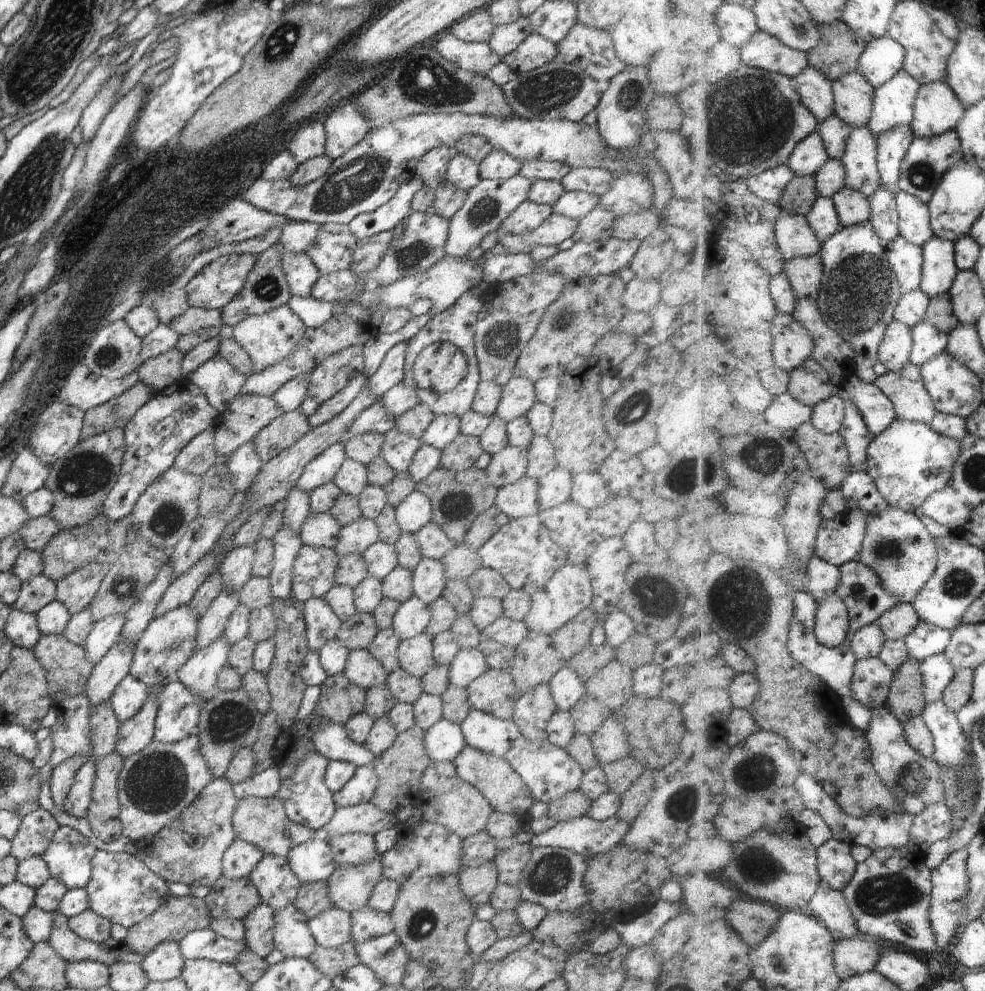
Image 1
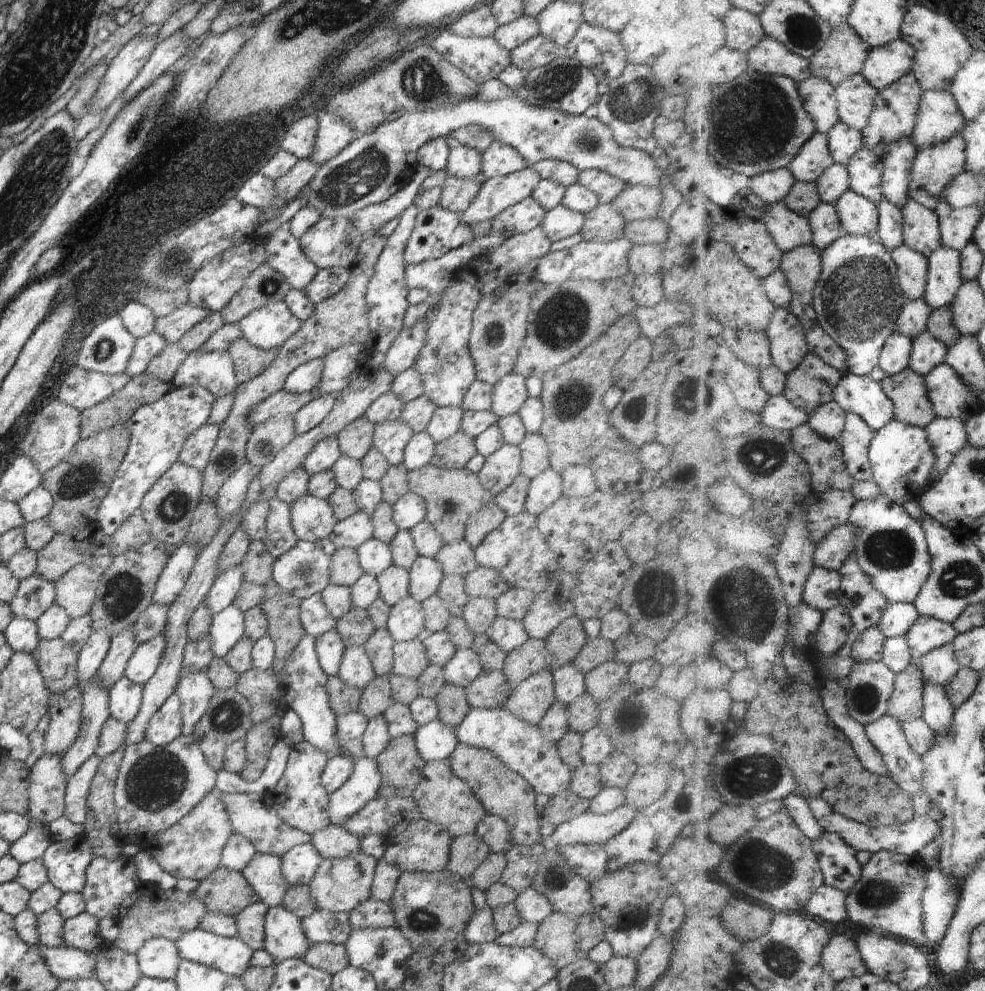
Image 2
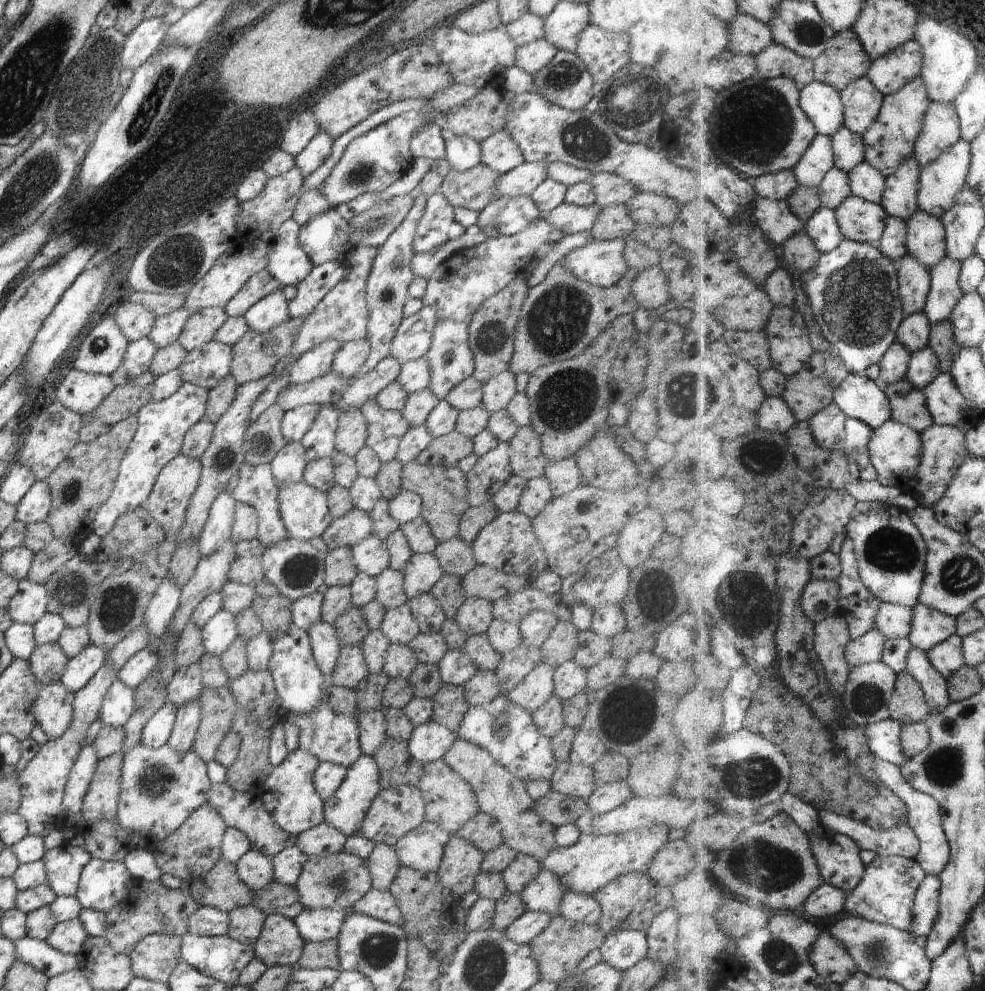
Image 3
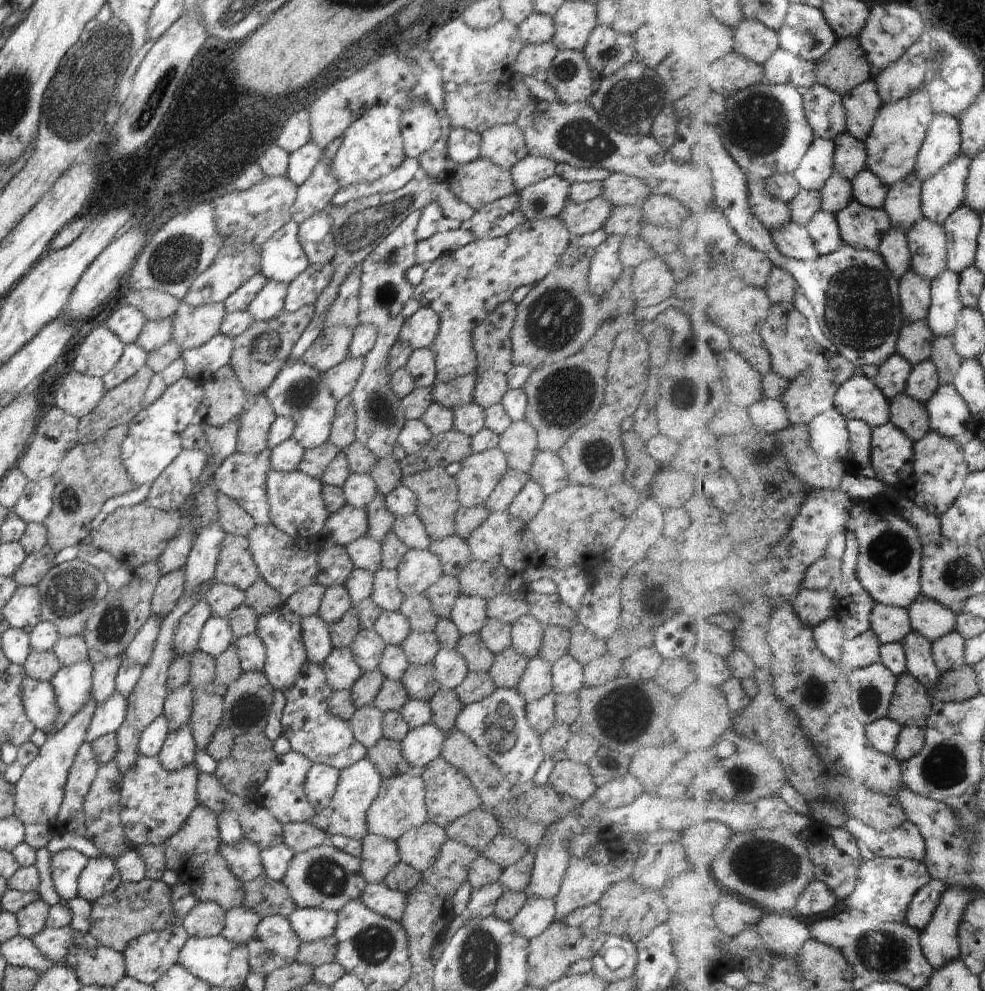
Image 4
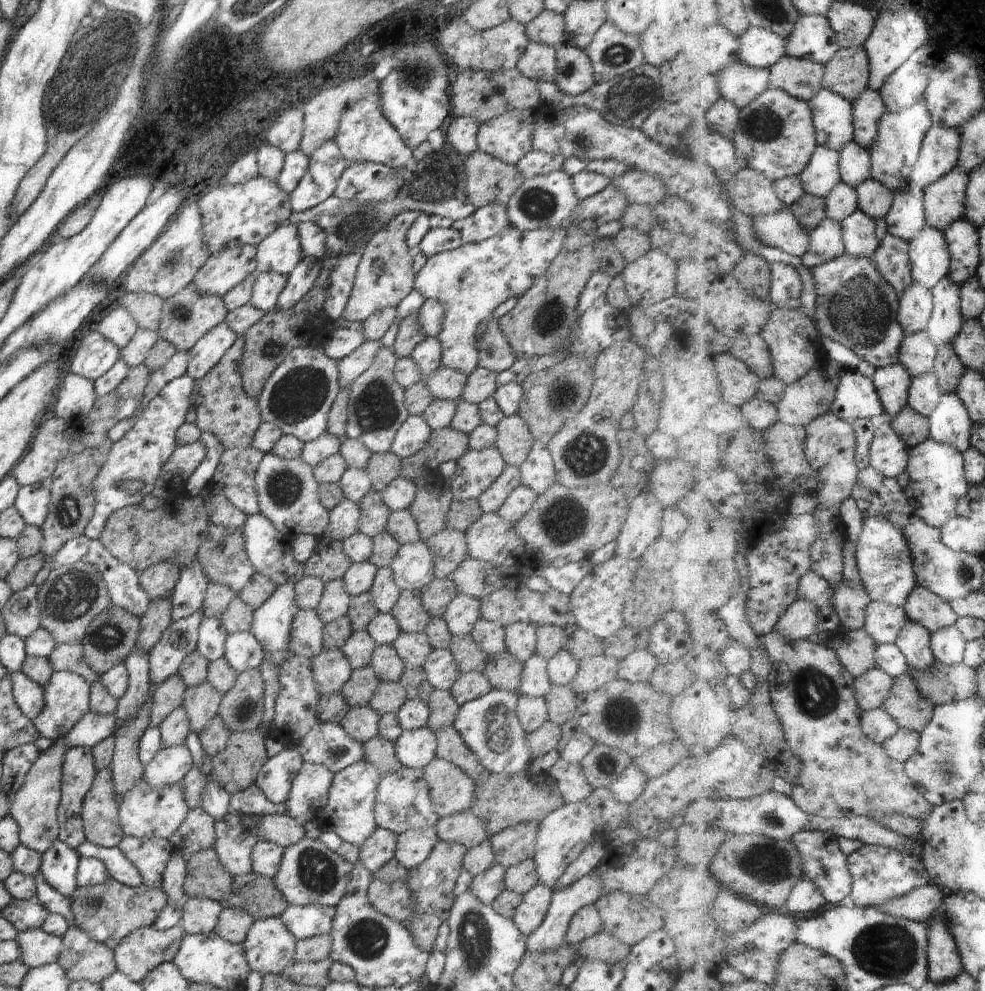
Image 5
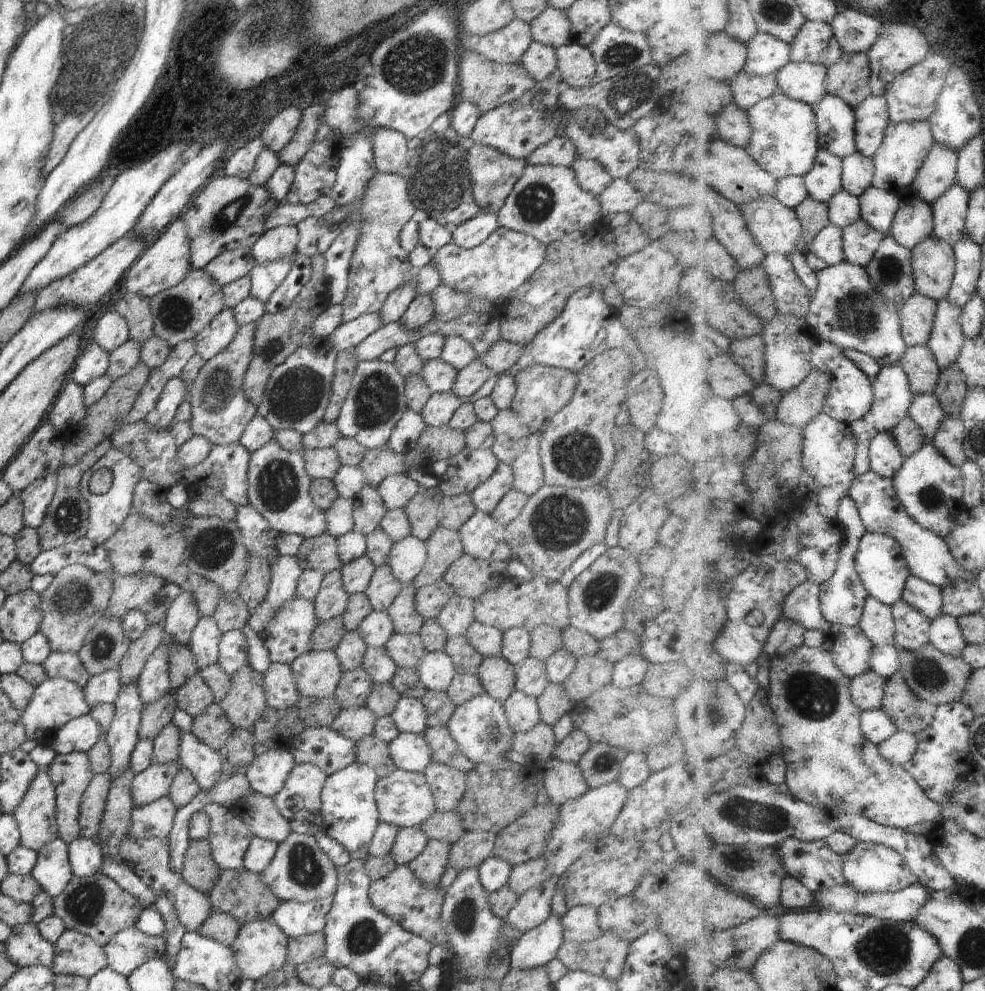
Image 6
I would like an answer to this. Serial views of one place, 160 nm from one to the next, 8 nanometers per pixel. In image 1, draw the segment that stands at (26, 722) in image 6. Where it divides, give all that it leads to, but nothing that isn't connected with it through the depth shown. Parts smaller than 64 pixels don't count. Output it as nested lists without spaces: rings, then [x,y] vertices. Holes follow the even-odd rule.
[[[125,614],[110,615],[104,620],[93,623],[92,630],[83,646],[90,663],[98,664],[110,648],[118,642],[125,621],[124,616]]]

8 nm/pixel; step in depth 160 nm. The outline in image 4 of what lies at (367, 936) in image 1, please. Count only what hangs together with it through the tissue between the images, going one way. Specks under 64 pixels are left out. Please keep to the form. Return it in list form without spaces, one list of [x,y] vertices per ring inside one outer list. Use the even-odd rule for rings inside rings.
[[[384,882],[366,883],[360,900],[370,910],[401,924],[403,912],[407,903],[404,893],[388,888]]]

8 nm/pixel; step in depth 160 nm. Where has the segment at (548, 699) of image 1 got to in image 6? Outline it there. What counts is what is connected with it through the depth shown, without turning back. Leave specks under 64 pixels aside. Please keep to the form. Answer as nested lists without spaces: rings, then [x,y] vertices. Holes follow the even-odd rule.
[[[526,657],[519,665],[515,667],[515,690],[522,691],[526,696],[538,698],[549,683],[545,663],[534,657]]]

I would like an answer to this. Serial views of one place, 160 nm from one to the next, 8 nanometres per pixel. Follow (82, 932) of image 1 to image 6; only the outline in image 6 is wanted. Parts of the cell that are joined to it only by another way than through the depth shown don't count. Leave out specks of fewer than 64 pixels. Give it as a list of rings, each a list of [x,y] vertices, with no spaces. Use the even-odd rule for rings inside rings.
[[[26,923],[11,928],[12,932],[5,942],[4,954],[19,968],[32,965],[51,967],[55,945],[42,938],[37,925]]]

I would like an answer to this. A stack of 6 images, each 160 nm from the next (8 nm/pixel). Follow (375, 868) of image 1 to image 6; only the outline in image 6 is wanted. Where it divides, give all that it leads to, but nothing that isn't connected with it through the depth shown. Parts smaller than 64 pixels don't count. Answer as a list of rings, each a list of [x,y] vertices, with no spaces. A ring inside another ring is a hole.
[[[290,833],[286,840],[277,843],[277,851],[270,864],[261,872],[263,881],[268,888],[281,901],[296,901],[305,903],[308,901],[318,900],[327,896],[333,896],[335,888],[339,886],[338,868],[336,868],[332,861],[320,850],[316,839],[312,835],[306,833]]]

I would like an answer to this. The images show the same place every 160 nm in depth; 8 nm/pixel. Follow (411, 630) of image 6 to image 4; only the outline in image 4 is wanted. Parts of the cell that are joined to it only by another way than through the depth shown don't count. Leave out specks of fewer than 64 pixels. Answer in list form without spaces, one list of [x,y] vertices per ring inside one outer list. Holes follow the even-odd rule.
[[[422,594],[405,597],[399,611],[407,618],[411,630],[417,633],[432,633],[439,619],[430,601]]]

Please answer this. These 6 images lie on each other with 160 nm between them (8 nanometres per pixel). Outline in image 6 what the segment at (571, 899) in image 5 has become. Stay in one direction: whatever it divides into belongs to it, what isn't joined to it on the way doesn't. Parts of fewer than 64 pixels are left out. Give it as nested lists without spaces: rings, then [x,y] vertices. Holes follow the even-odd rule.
[[[551,913],[546,922],[524,932],[508,950],[509,968],[526,970],[544,967],[556,959],[558,949],[565,941],[561,920]]]

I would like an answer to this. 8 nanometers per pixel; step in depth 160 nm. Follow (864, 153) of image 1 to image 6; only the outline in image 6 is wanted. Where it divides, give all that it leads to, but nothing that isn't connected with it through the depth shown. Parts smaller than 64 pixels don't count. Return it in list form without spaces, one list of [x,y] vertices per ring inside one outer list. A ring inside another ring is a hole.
[[[875,184],[861,196],[863,218],[885,235],[891,234],[893,224],[901,210],[901,198],[892,191],[878,188]]]

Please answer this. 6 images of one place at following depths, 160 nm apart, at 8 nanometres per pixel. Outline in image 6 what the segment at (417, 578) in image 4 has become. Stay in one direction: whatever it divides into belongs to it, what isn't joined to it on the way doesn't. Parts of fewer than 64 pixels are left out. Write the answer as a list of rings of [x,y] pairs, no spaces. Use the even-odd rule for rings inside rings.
[[[406,537],[393,543],[387,565],[392,574],[404,585],[410,584],[424,568],[427,559],[425,541]]]

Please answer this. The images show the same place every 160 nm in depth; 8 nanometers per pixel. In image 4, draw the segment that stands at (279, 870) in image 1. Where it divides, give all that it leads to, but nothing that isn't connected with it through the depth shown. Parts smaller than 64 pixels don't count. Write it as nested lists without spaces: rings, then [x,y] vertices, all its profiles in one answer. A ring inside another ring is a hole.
[[[246,837],[242,838],[239,843],[226,844],[222,842],[219,848],[228,868],[242,882],[266,876],[261,863],[260,851],[261,848],[258,848],[257,844],[252,843]]]

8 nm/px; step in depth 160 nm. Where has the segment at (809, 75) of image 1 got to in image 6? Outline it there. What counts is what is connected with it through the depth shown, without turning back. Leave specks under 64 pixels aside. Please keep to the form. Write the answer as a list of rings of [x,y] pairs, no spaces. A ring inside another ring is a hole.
[[[826,96],[818,110],[821,149],[845,159],[859,150],[857,111],[838,96]]]

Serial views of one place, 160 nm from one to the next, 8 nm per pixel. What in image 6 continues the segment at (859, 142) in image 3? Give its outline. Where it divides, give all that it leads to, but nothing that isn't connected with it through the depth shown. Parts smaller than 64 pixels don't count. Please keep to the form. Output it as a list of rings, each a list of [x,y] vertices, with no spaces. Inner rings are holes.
[[[859,150],[844,159],[845,173],[843,185],[857,197],[865,195],[875,184],[877,164],[873,158]]]

